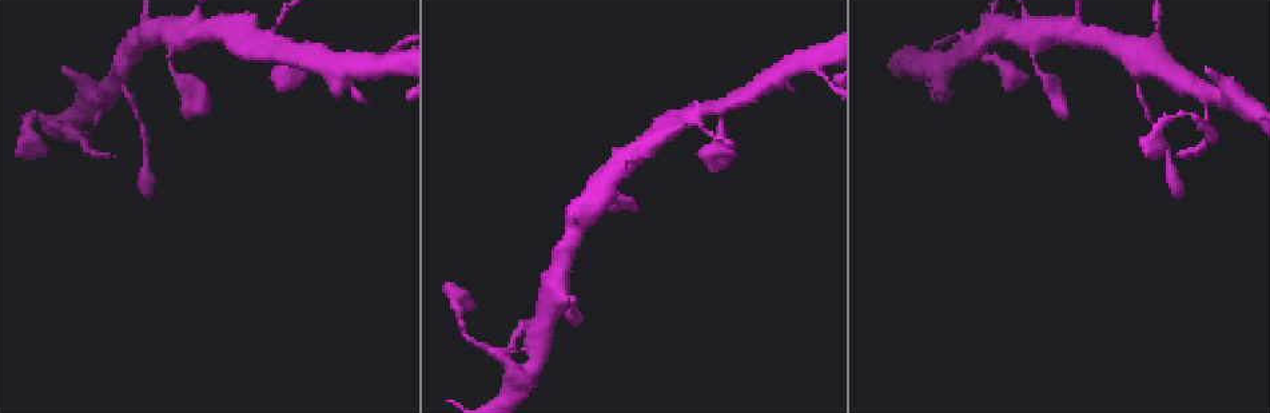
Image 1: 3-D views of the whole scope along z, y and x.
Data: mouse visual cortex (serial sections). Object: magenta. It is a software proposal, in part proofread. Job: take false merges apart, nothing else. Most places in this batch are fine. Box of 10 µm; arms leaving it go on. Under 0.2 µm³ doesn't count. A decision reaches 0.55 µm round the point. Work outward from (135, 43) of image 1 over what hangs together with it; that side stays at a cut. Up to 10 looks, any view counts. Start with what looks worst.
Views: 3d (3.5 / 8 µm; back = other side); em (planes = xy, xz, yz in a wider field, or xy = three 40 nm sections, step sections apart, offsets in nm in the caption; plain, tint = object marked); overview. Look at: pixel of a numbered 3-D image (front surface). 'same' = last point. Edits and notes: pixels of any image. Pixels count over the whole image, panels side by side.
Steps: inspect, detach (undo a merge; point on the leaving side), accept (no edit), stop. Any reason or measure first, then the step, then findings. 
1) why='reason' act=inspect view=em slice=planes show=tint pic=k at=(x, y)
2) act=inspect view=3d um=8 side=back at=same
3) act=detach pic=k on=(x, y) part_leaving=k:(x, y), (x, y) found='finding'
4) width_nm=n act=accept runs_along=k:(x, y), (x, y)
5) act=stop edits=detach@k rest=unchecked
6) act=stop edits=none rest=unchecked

why='branch point' act=inspect view=3d um=8 pic=1 at=(621, 169)

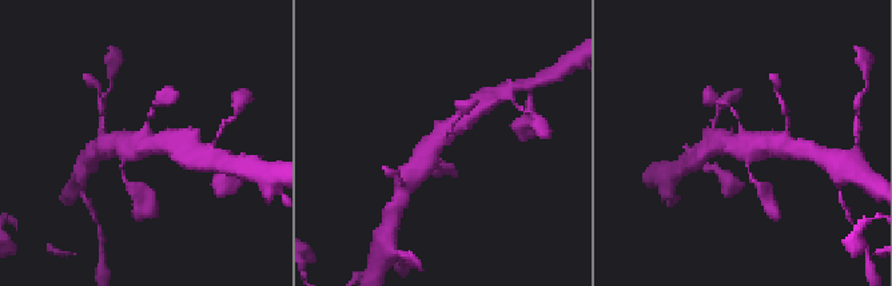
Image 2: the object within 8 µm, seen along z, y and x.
why='shape alone is not enough' act=inspect view=em slice=xy step=2 show=tint at=same

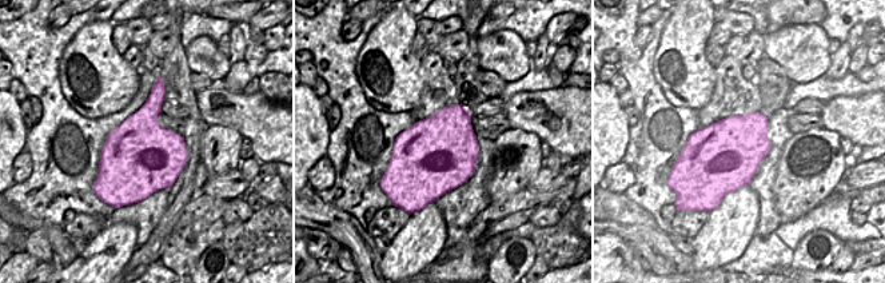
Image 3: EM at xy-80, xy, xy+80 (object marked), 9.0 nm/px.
act=accept found='continuous, no second cell'

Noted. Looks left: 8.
why='thin arm on a thick one' act=inspect view=3d um=3.5 pic=1 at=(262, 46)

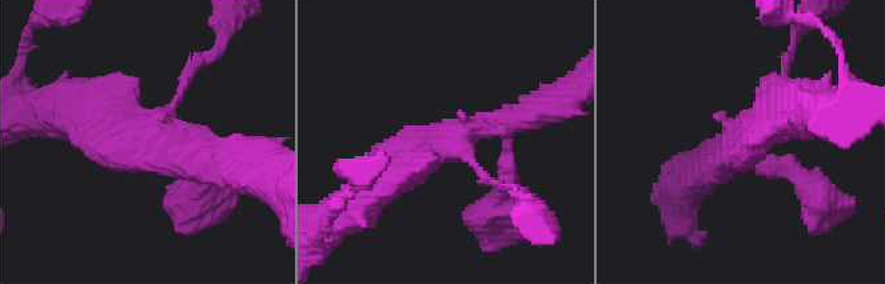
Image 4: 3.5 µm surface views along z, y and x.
arms=3 arm_widths_nm=150,300,500 why='shape alone is not enough' act=inspect view=em slice=xy step=5 show=tint pic=4 at=(442, 144)

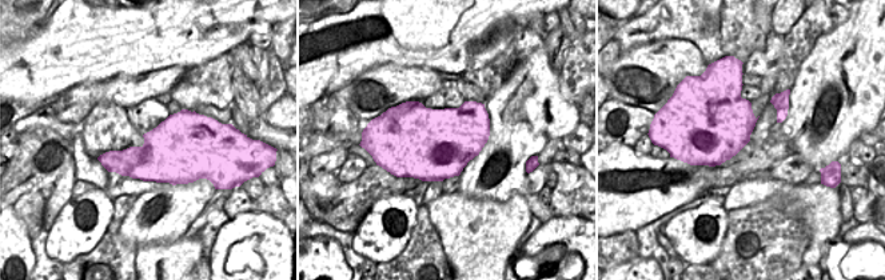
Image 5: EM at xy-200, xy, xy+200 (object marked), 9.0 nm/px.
act=accept runs_along=4:(373, 188), (446, 140), (521, 116) found='one cell here'

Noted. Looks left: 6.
why='arms part here' act=inspect view=3d um=3.5 pic=1 at=(914, 65)

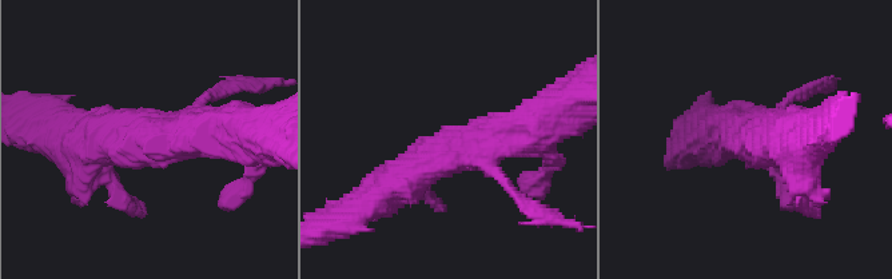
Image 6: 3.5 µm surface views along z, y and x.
arms=3 arm_widths_nm=150,500,500 why='shape alone is not enough' act=inspect view=em slice=xy step=5 show=tint pic=6 at=(170, 136)

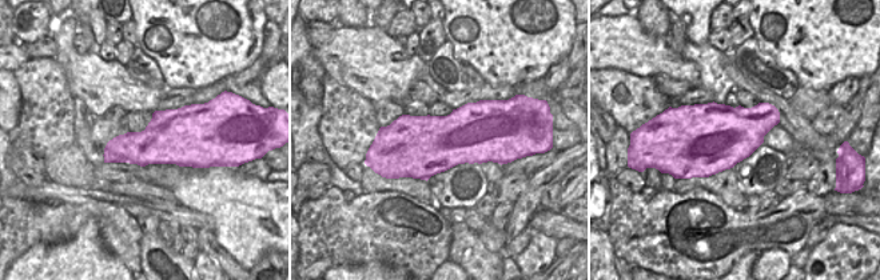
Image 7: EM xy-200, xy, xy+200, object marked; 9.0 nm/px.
act=accept runs_along=6:(393, 188), (496, 135), (544, 151) found='continuous, no second cell'

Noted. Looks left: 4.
why='branch point' act=inspect view=3d um=8 pic=1 at=(561, 299)

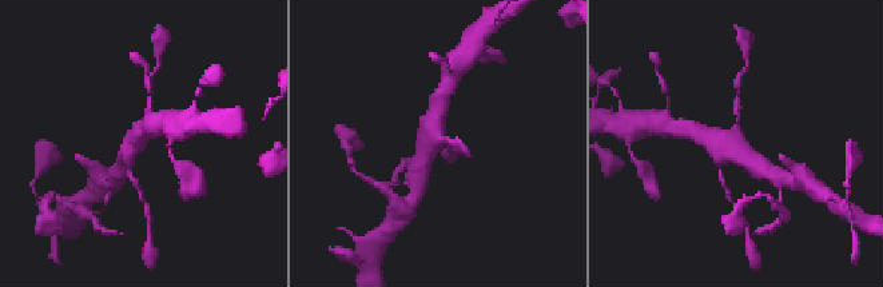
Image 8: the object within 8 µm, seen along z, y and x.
why='closer look' act=inspect view=3d um=3.5 at=same

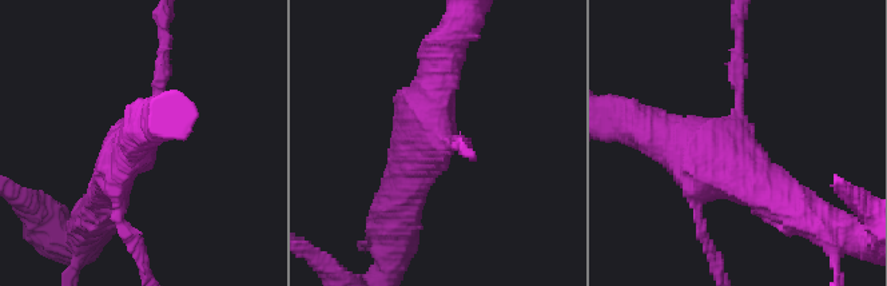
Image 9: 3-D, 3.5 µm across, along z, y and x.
act=inspect view=em slice=xy step=1 show=tint pic=9 at=(441, 137)

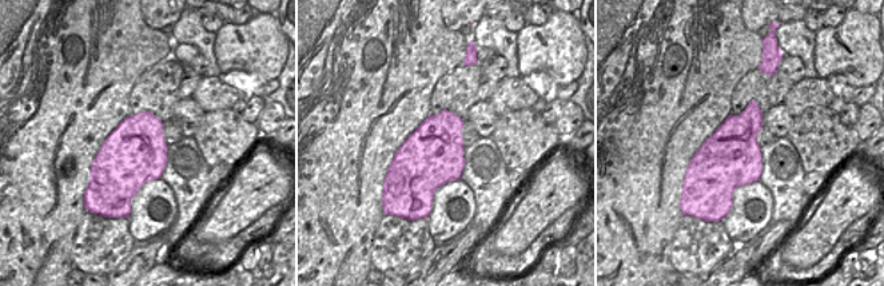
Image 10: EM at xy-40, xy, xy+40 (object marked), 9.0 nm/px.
width_nm=550 act=accept runs_along=9:(643, 128), (712, 146), (780, 199) found='all the same cell'

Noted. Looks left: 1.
act=stop edits=none rest=unchecked

